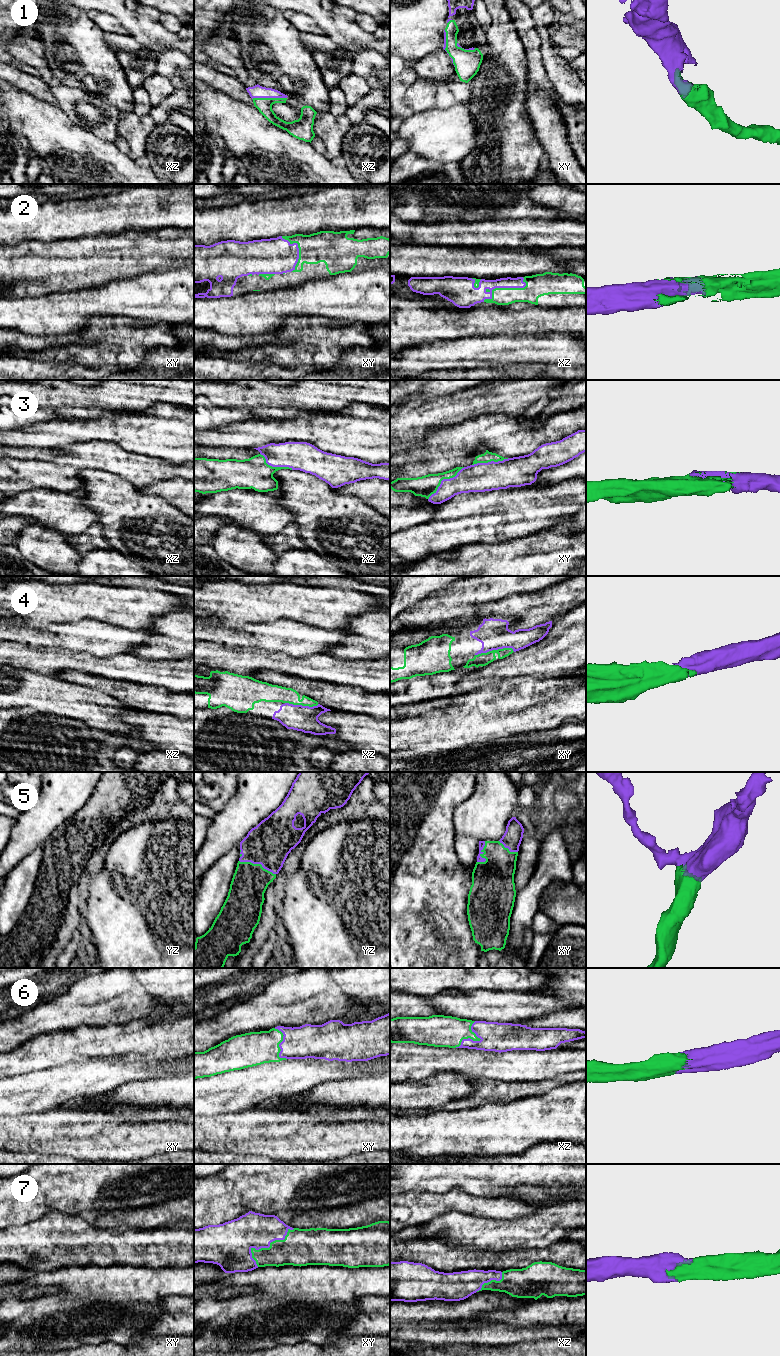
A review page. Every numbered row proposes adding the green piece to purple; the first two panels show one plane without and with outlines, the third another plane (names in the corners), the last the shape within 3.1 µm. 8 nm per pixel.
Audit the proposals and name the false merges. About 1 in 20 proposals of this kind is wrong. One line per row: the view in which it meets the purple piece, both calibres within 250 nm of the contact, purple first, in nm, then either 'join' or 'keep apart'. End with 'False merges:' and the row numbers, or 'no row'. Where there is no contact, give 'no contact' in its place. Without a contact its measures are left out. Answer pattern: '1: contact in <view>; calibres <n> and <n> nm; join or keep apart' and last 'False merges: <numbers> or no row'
1: contact in xz; calibres 110 and 120 nm; join
2: contact in xz; calibres 140 and 150 nm; join
3: contact in xy; calibres 220 and 170 nm; join
4: contact in xy; calibres 240 and 110 nm; join
5: contact in yz; calibres 360 and 280 nm; join
6: contact in xz; calibres 240 and 260 nm; join
7: contact in xy; calibres 280 and 280 nm; join
False merges: no row

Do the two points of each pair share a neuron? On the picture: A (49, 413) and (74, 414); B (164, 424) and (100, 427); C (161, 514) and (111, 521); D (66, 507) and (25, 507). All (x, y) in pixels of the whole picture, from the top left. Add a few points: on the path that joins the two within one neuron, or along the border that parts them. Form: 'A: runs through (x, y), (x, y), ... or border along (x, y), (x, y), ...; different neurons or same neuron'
A: runs through (55, 413), (68, 413); same neuron
B: runs through (148, 428), (116, 428); same neuron
C: runs through (149, 516), (123, 517); same neuron
D: runs through (56, 507), (35, 507); same neuron

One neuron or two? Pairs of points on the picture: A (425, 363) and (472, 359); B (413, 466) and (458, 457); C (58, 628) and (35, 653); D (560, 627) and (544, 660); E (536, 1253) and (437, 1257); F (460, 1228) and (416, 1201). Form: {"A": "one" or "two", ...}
{"A": "one", "B": "one", "C": "two", "D": "one", "E": "one", "F": "two"}

